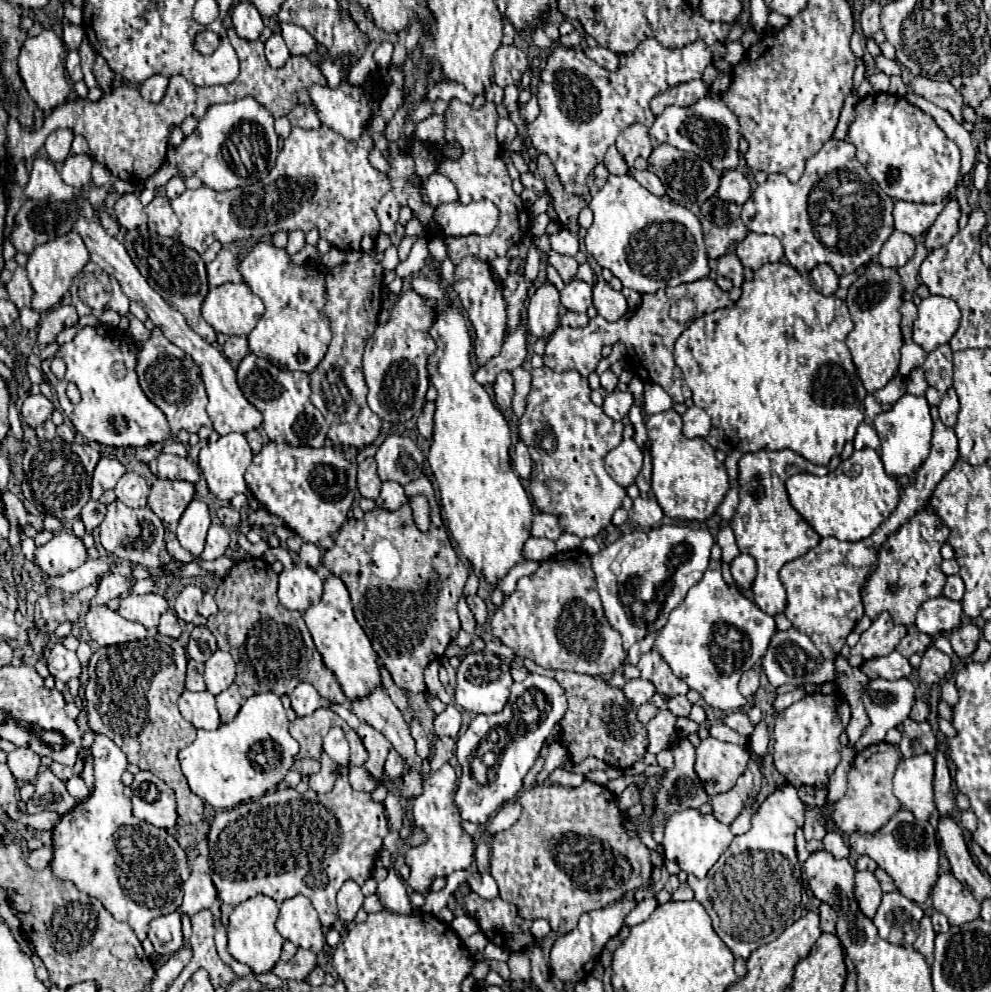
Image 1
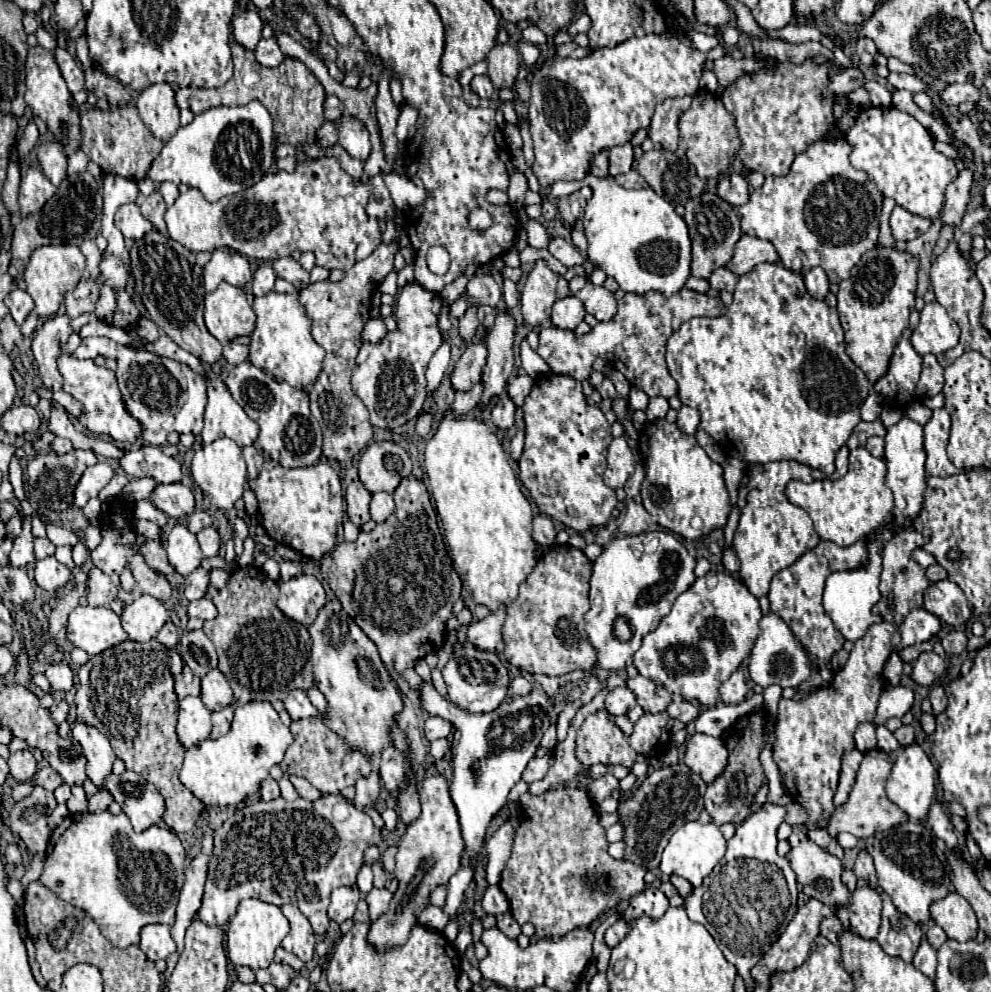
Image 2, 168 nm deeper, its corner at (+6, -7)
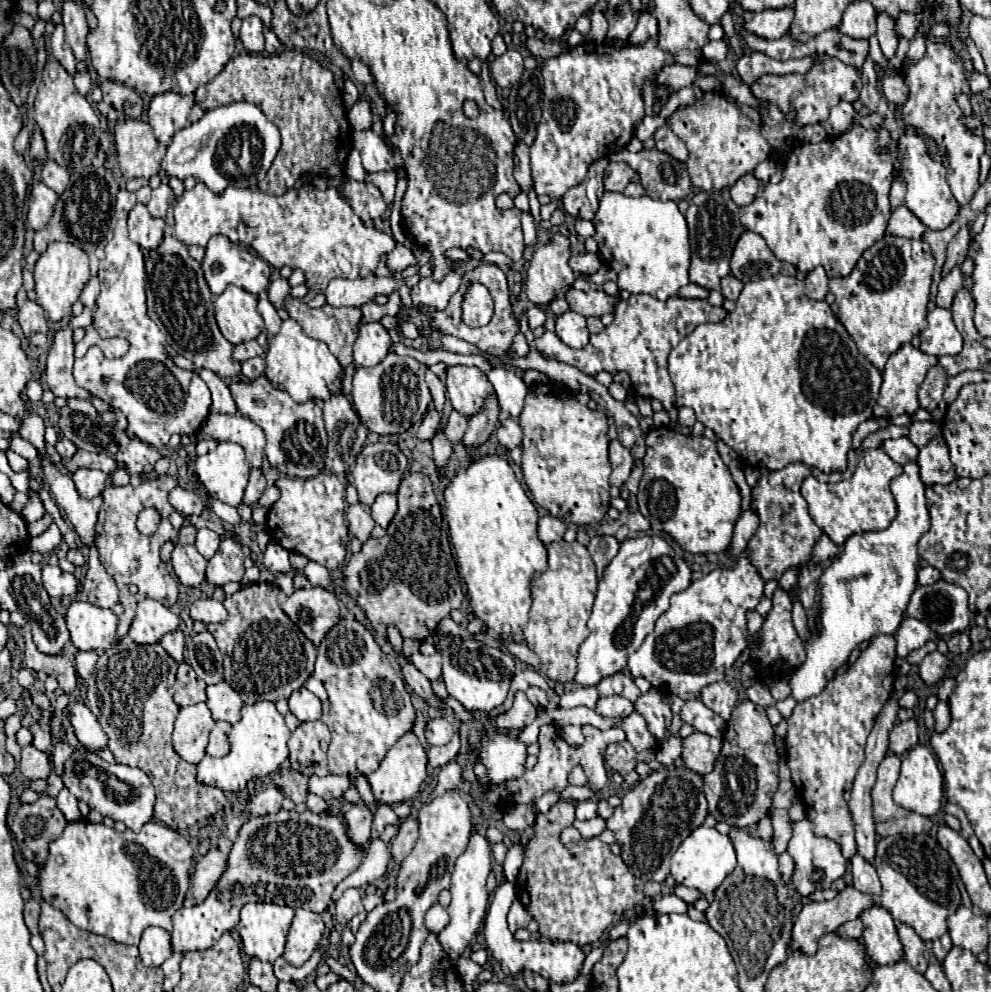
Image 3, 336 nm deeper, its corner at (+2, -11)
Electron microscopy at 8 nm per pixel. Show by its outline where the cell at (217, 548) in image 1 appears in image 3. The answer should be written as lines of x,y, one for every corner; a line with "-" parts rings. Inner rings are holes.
199,529
197,531
195,547
205,559
211,559
215,555
215,551
219,549
219,543
221,543
221,539
219,539
219,535
215,531
209,531
209,529

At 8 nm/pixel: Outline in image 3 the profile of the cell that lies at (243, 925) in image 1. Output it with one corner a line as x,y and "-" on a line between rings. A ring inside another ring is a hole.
247,903
241,909
241,921
237,925
245,955
249,959
275,963
285,951
293,915
295,911
287,905

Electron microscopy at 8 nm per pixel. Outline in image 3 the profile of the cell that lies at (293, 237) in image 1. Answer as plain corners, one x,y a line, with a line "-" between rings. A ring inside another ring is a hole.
279,277
279,279
271,281
271,285
269,285
269,289
267,289
267,295
269,295
269,301
279,309
279,307
283,307
283,299
285,299
285,295
287,295
289,291
291,291
289,281
283,279
283,277

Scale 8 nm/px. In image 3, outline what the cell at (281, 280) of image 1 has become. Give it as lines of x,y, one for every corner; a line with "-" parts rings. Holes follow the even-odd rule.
283,319
279,333
269,339
269,345
265,351
265,375
273,387
287,391
297,403
303,403
309,399
313,401
329,399
331,395
329,385
337,385
337,389
341,389
339,361
331,355
325,343
307,337
301,325
293,319

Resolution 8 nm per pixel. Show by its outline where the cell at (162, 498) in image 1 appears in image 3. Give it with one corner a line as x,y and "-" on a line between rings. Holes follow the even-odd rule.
175,487
169,493
169,503
183,517
187,517
187,515
201,515
201,511
203,511
203,499
197,493
193,493
189,489
183,489
183,487

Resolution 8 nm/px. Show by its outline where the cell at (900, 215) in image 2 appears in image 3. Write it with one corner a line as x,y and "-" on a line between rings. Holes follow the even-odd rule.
901,205
901,207
897,207
897,209
891,213
887,231
889,231
891,235
905,237
905,239
921,239
923,233
927,231
927,227
925,227
905,205

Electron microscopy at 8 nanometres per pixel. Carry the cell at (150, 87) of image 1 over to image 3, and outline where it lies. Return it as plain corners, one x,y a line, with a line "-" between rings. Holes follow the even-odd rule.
159,93
149,103
149,125
159,143
169,145
173,135
187,125
191,105
179,93

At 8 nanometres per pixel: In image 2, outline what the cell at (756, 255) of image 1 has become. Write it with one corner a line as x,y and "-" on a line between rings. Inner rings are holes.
743,235
739,239
739,243
735,245
735,251
733,251
731,261
727,263
727,269
733,271
735,275
745,275
755,265
765,263
765,261
775,263
777,259
779,259
779,255
769,241
763,241
763,239
751,237
751,235

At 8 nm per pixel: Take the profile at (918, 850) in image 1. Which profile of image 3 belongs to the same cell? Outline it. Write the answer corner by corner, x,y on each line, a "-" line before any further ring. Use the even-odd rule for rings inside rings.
893,835
877,843
875,869
879,873
883,895
879,903
893,915
893,919
907,923
923,941
935,941
947,933
947,915
961,905
961,895
951,869
939,867
939,843
931,835

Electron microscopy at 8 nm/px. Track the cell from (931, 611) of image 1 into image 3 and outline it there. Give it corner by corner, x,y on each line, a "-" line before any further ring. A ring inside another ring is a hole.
905,617
895,633
897,657
907,657
911,651
925,645
931,637
933,637
933,631
929,629
927,623
913,617

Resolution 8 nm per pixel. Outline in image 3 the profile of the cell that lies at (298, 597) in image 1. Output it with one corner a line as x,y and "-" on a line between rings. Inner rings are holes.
323,587
295,589
283,603
283,611
315,645
319,645
323,635
341,619
337,597

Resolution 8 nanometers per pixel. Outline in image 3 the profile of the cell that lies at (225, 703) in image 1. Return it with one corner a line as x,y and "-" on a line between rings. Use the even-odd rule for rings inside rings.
217,721
215,729
211,731
209,737
209,745
207,745
207,753
213,757
223,757
229,751
229,743
227,743
227,735
231,731
231,723
225,721

